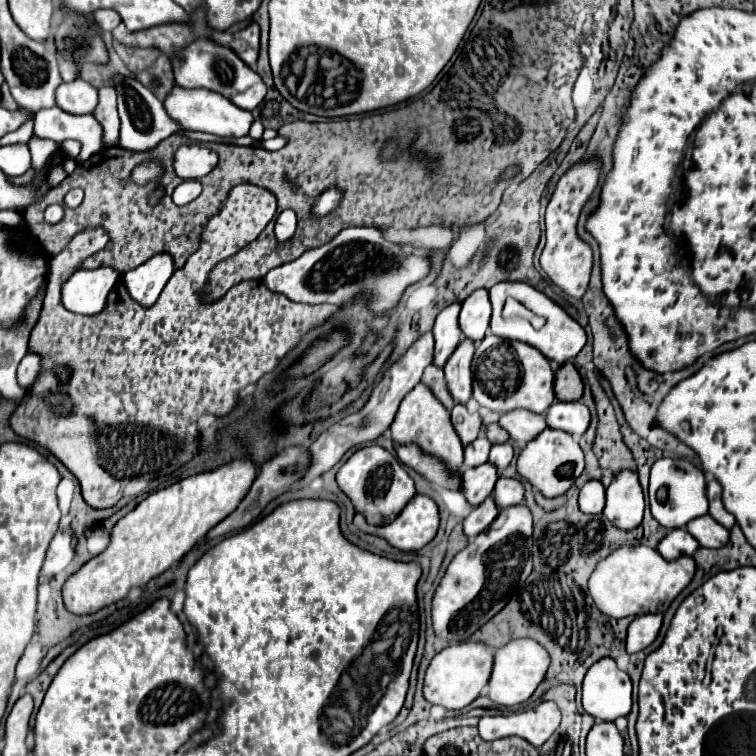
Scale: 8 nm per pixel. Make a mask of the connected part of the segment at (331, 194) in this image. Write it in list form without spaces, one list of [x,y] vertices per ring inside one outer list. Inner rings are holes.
[[[328,188],[314,204],[314,214],[316,216],[324,216],[328,212],[332,212],[336,208],[336,204],[340,202],[340,192],[336,188]]]

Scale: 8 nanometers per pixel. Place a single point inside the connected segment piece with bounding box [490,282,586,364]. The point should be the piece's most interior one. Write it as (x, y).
(562, 338)

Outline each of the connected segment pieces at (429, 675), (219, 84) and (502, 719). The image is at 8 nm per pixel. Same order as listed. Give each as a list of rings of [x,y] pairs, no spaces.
[[[464,640],[444,648],[432,658],[426,670],[426,678],[424,678],[426,700],[432,704],[442,704],[448,710],[466,708],[480,696],[482,688],[488,684],[492,674],[492,664],[494,664],[494,652],[490,652],[488,644]]]
[[[200,38],[200,40],[192,42],[188,46],[188,54],[180,52],[176,58],[172,58],[172,68],[174,68],[174,76],[176,76],[176,86],[214,90],[242,110],[254,110],[266,98],[266,84],[262,82],[262,78],[250,66],[246,66],[232,50],[212,42],[208,38]]]
[[[542,702],[534,710],[510,716],[484,716],[478,730],[482,740],[498,740],[506,736],[520,736],[540,748],[560,726],[560,708],[554,702]]]

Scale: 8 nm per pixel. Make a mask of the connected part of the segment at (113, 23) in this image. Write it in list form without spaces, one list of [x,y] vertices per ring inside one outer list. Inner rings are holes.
[[[96,10],[94,20],[104,32],[112,32],[120,24],[120,14],[116,10]]]

